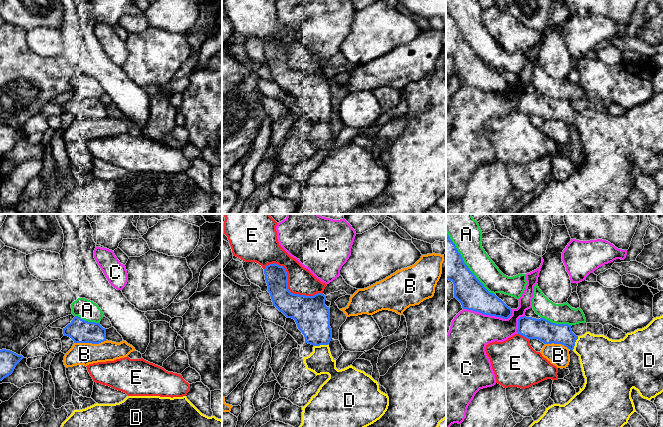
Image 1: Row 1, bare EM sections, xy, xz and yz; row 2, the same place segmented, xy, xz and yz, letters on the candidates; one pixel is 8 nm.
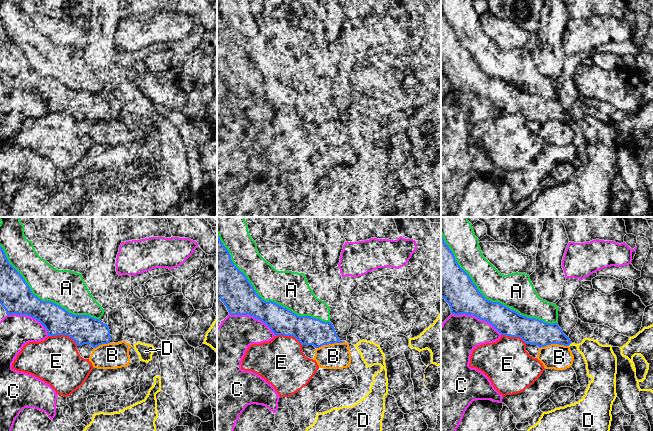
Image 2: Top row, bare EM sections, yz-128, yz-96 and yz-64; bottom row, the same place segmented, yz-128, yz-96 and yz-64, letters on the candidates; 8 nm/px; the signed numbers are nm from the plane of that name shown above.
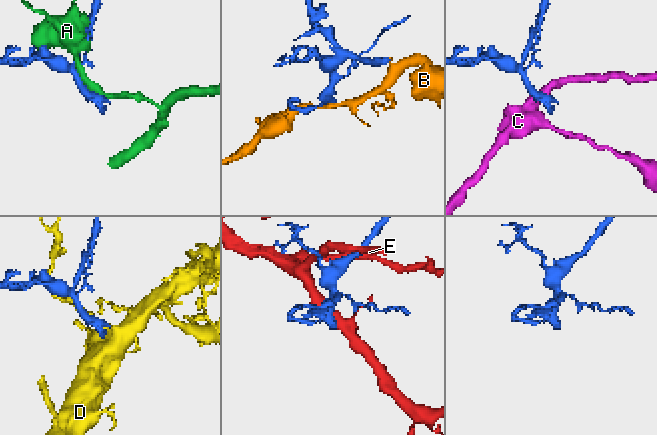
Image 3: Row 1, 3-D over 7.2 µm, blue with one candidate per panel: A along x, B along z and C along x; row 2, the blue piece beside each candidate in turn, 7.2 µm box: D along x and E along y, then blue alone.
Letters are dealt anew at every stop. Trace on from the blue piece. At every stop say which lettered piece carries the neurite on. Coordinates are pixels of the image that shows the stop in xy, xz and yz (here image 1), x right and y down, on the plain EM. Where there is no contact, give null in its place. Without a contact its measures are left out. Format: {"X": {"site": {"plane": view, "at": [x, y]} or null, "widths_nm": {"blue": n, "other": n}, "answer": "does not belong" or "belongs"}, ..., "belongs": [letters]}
{"A": {"site": {"plane": "yz", "at": [465, 40]}, "widths_nm": {"blue": 280, "other": 220}, "answer": "does not belong"}, "B": {"site": {"plane": "xy", "at": [90, 118]}, "widths_nm": {"blue": 190, "other": 180}, "answer": "does not belong"}, "C": {"site": {"plane": "yz", "at": [488, 90]}, "widths_nm": {"blue": 240, "other": 320}, "answer": "does not belong"}, "D": {"site": {"plane": "xz", "at": [320, 120]}, "widths_nm": {"blue": 280, "other": 200}, "answer": "belongs"}, "E": {"site": {"plane": "xz", "at": [287, 62]}, "widths_nm": {"blue": 240, "other": 220}, "answer": "does not belong"}, "belongs": ["D"]}

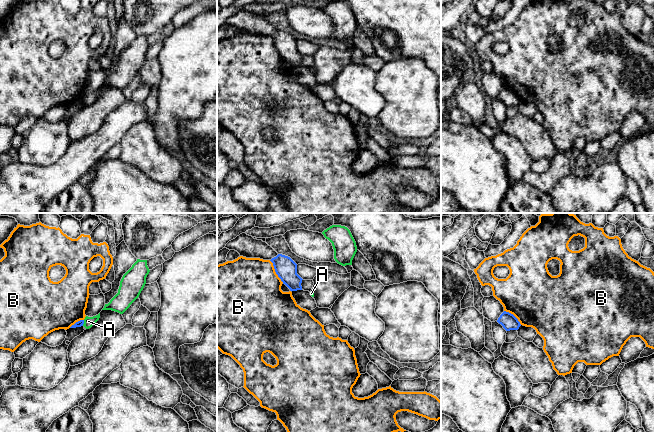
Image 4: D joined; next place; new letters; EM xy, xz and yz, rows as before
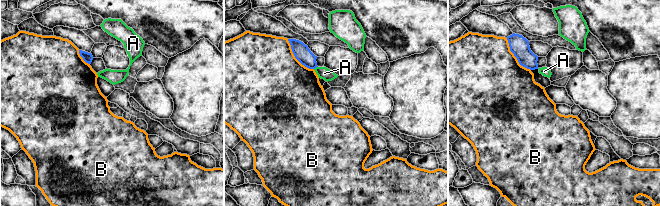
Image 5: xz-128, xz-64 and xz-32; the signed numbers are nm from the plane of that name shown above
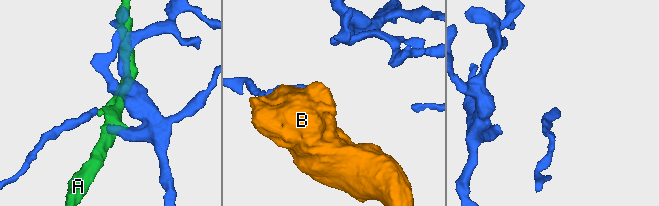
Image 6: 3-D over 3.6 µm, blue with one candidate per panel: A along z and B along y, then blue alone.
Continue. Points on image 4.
{"A": {"site": {"plane": "xy", "at": [83, 99]}, "widths_nm": {"blue": 50, "other": 80}, "answer": "does not belong"}, "B": {"site": {"plane": "xz", "at": [275, 47]}, "widths_nm": {"blue": 170, "other": 500}, "answer": "does not belong"}, "belongs": []}

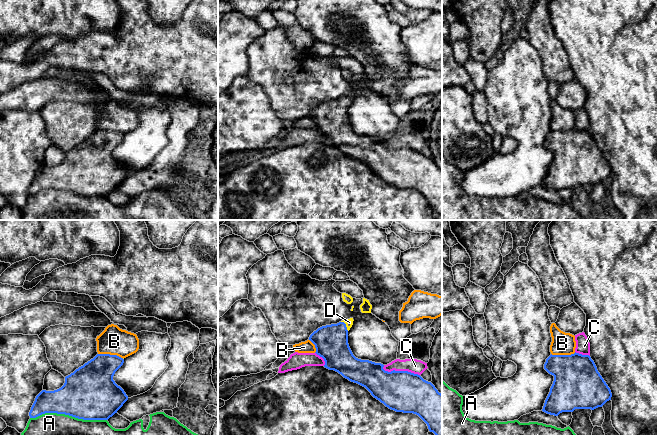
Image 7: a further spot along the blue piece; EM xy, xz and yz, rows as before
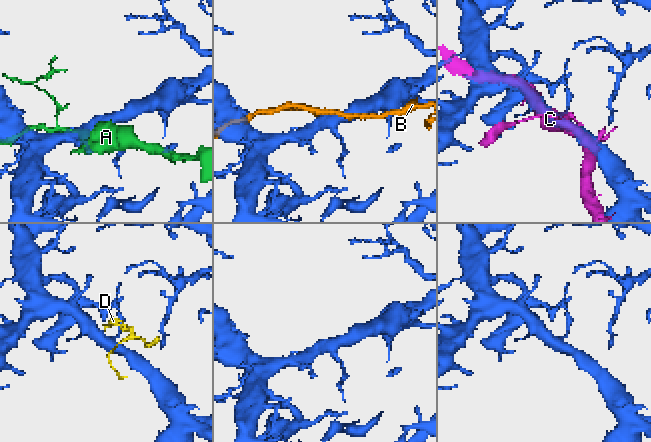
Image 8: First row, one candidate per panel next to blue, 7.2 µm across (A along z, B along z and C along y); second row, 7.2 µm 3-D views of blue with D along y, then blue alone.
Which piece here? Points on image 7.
{"A": {"site": {"plane": "xy", "at": [68, 190]}, "widths_nm": {"blue": 440, "other": 480}, "answer": "does not belong"}, "B": {"site": {"plane": "xy", "at": [109, 130]}, "widths_nm": {"blue": 300, "other": 220}, "answer": "does not belong"}, "C": {"site": {"plane": "xz", "at": [401, 147]}, "widths_nm": {"blue": 340, "other": 120}, "answer": "does not belong"}, "D": {"site": {"plane": "xz", "at": [345, 101]}, "widths_nm": {"blue": 280, "other": 60}, "answer": "belongs"}, "belongs": ["D"]}

